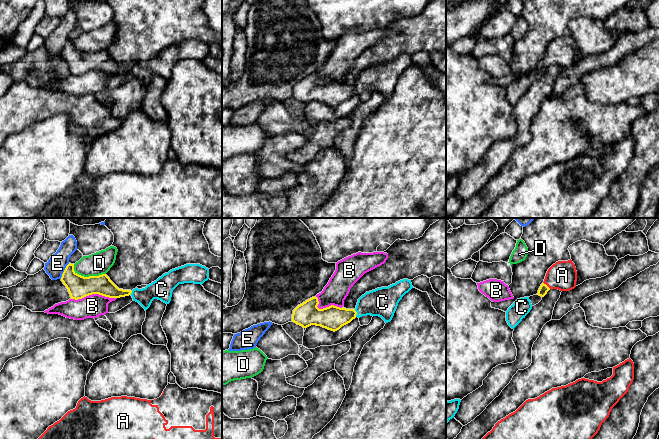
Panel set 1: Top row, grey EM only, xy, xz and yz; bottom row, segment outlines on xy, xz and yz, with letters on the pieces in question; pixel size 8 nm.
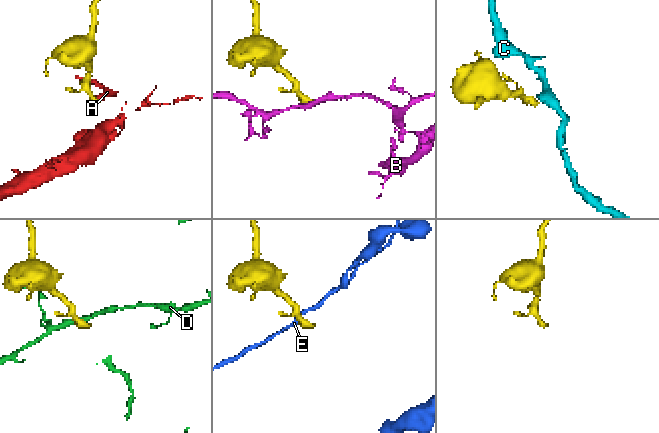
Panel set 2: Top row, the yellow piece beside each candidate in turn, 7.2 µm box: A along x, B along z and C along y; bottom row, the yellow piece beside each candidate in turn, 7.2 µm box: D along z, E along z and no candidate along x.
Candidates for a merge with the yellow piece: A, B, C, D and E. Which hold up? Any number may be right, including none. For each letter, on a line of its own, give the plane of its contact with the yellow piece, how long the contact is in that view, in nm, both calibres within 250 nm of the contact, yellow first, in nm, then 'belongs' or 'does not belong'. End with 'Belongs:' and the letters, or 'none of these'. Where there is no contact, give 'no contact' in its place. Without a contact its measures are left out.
A: meets yellow in yz; contact 80 nm long; 70 nm thick on the yellow side, 240 nm on the other; belongs
B: meets yellow in xy; contact 360 nm long; 180 nm thick on the yellow side, 190 nm on the other; does not belong
C: meets yellow in xz; contact 70 nm long; 190 nm thick on the yellow side, 240 nm on the other; does not belong
D: meets yellow in xy; contact 280 nm long; 180 nm thick on the yellow side, 180 nm on the other; does not belong
E: meets yellow in xy; contact 150 nm long; 180 nm thick on the yellow side, 150 nm on the other; does not belong
Belongs: A

